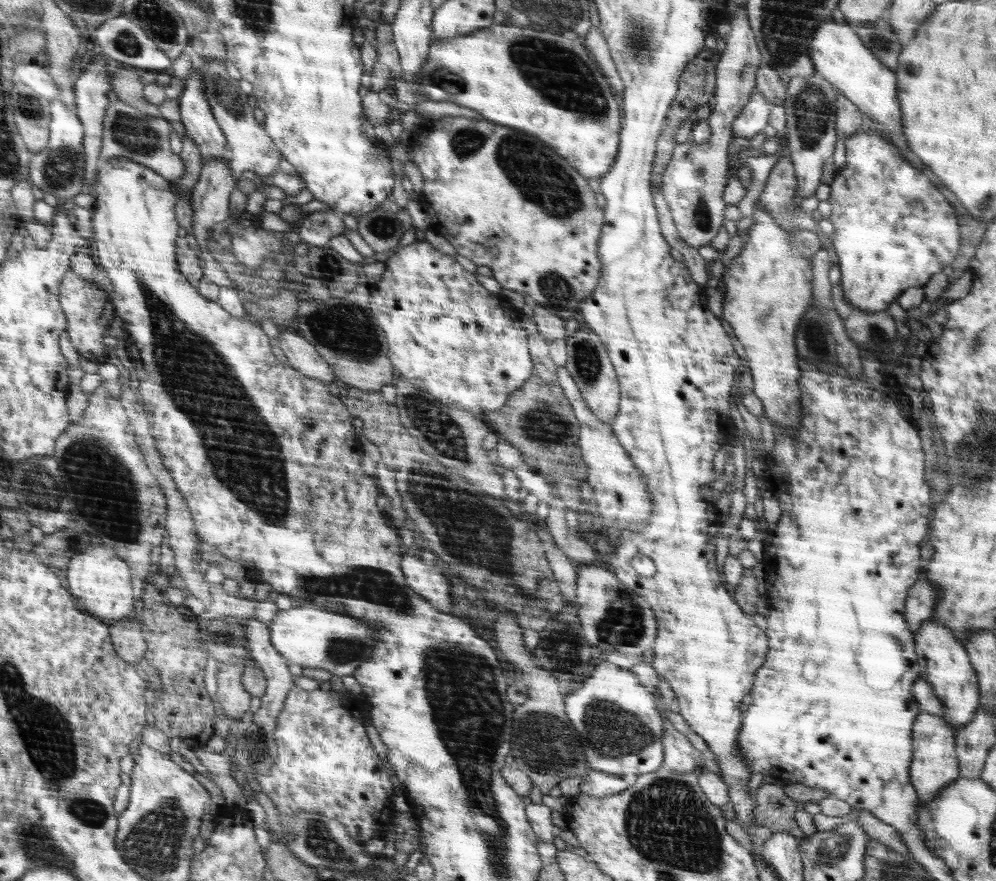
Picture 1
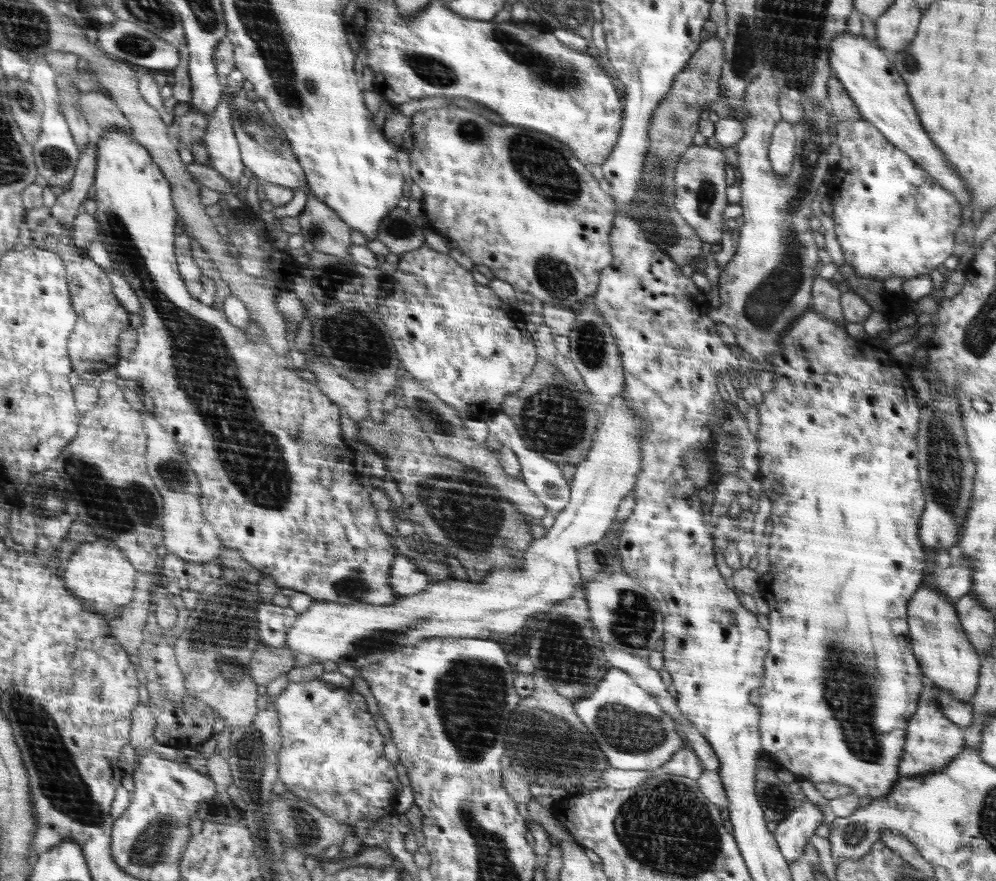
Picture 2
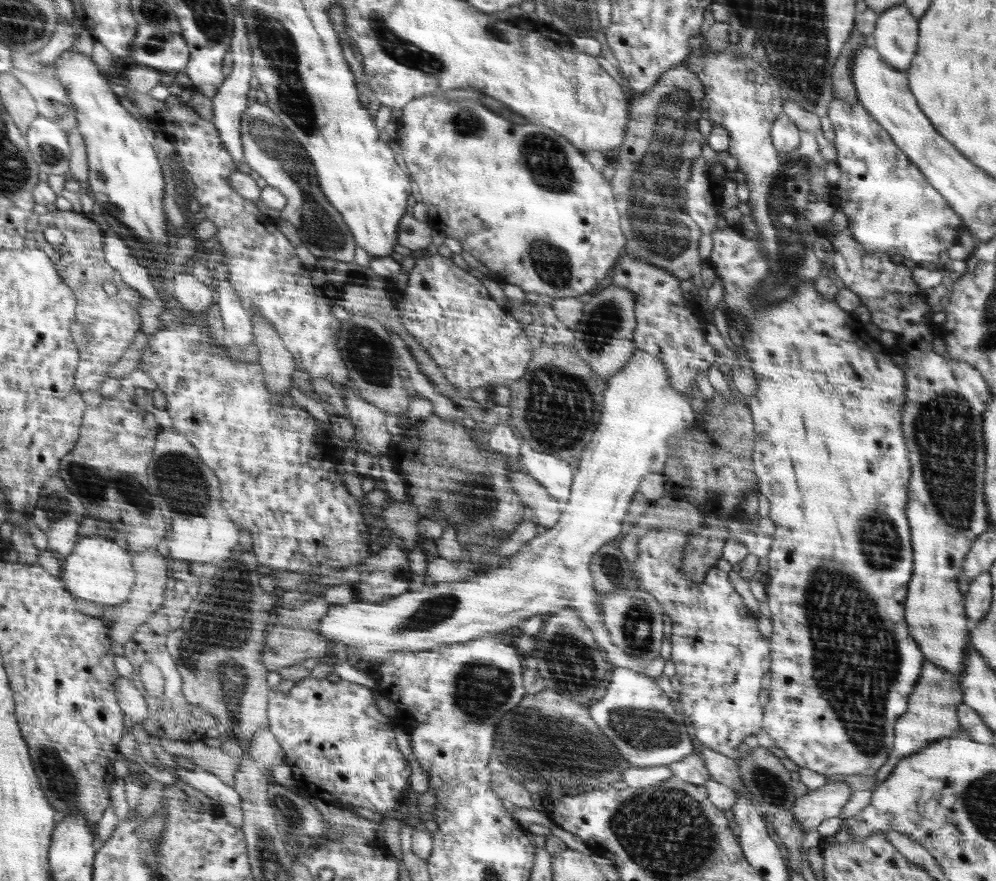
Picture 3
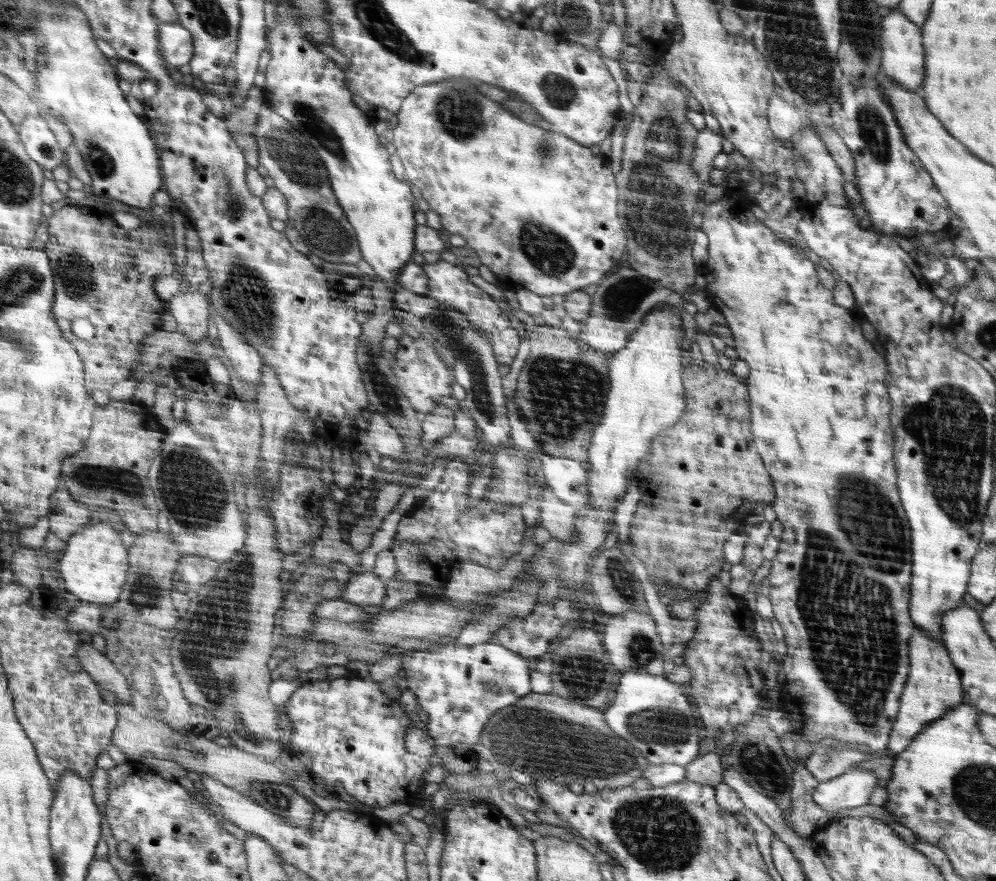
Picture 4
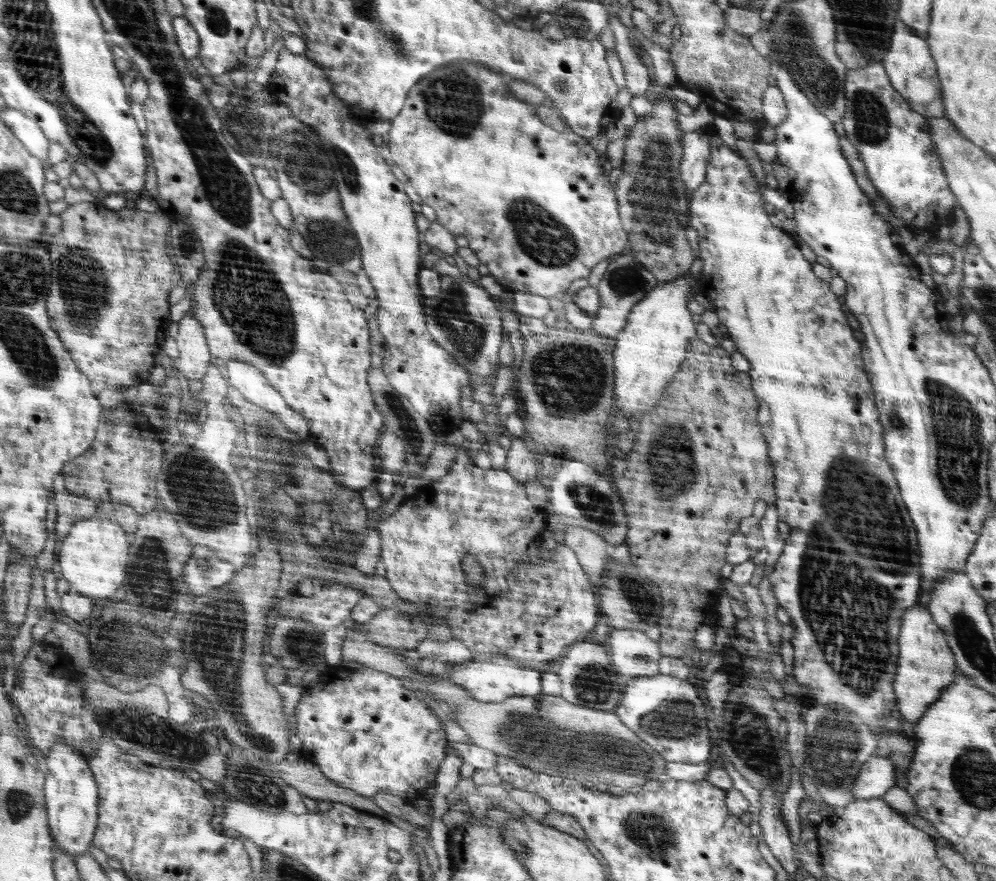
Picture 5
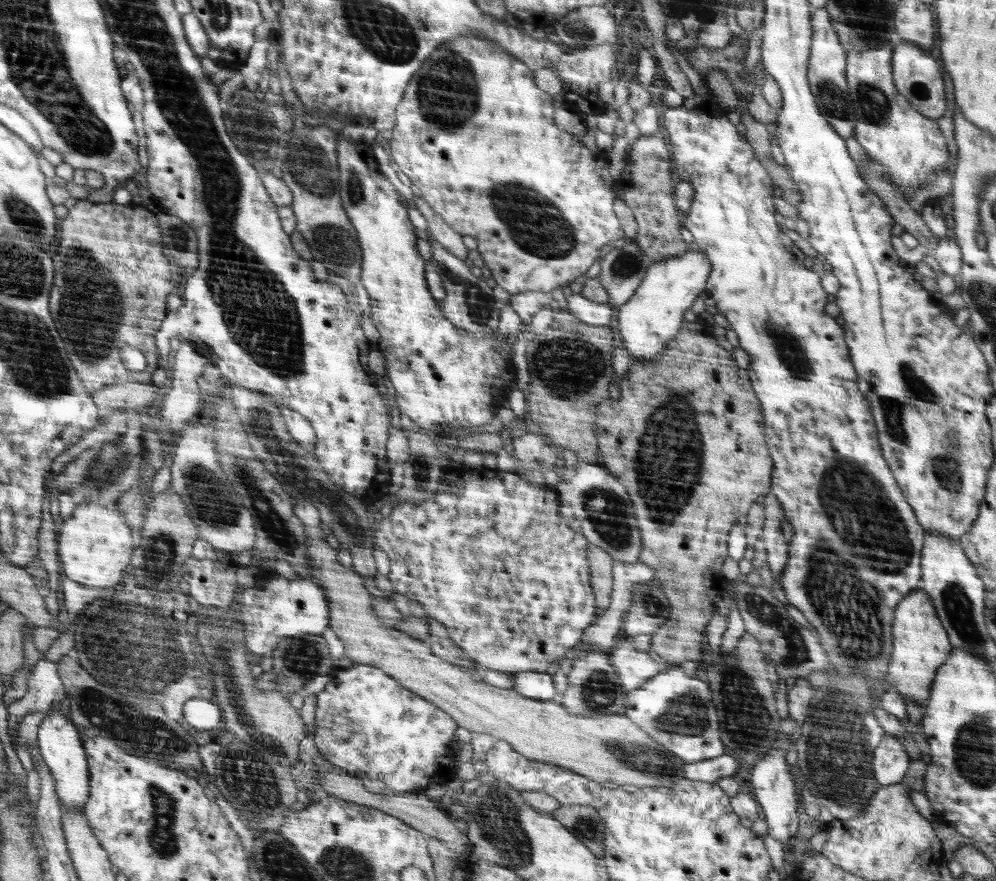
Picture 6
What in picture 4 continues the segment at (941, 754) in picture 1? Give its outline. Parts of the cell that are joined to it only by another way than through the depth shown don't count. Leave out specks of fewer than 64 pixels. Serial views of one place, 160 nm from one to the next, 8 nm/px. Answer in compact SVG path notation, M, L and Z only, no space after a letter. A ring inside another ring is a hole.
M914 628L910 638L910 676L904 686L898 716L884 753L890 756L902 753L912 739L924 731L924 727L942 719L944 714L958 706L963 699L965 696L959 670L952 663L943 641L930 638L922 629Z

